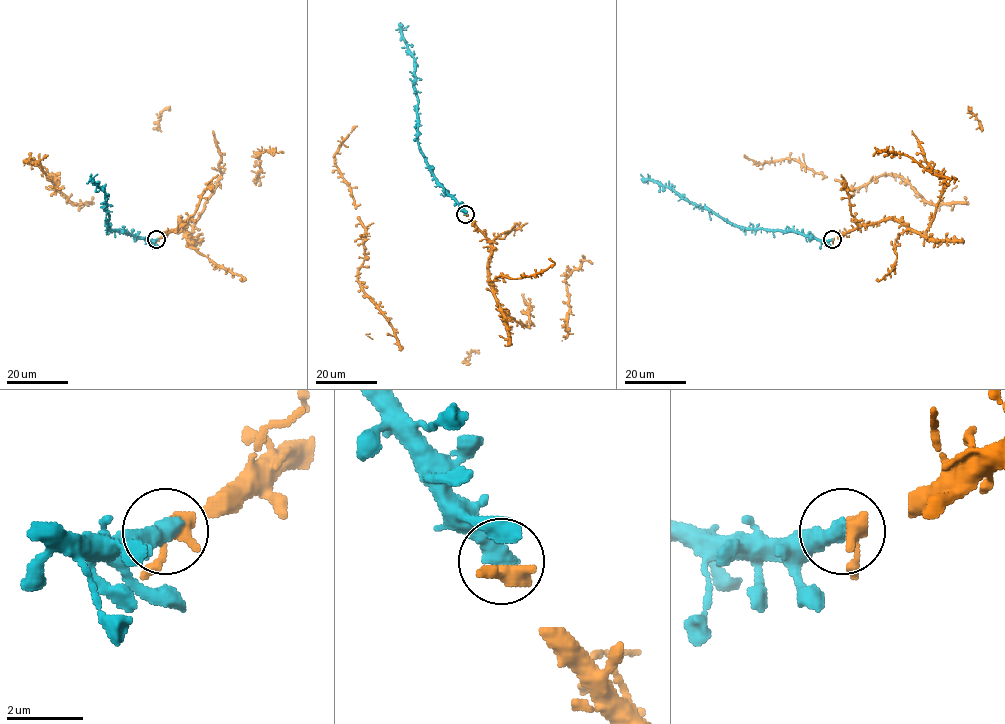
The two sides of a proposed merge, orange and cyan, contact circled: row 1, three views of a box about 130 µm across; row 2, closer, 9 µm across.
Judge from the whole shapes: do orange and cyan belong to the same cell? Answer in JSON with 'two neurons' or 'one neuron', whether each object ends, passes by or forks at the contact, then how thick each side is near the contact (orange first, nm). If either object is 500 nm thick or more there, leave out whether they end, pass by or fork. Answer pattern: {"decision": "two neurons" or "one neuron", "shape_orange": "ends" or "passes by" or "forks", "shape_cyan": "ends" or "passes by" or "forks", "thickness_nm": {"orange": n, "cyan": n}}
{"decision": "one neuron", "thickness_nm": {"orange": 500, "cyan": 550}}

